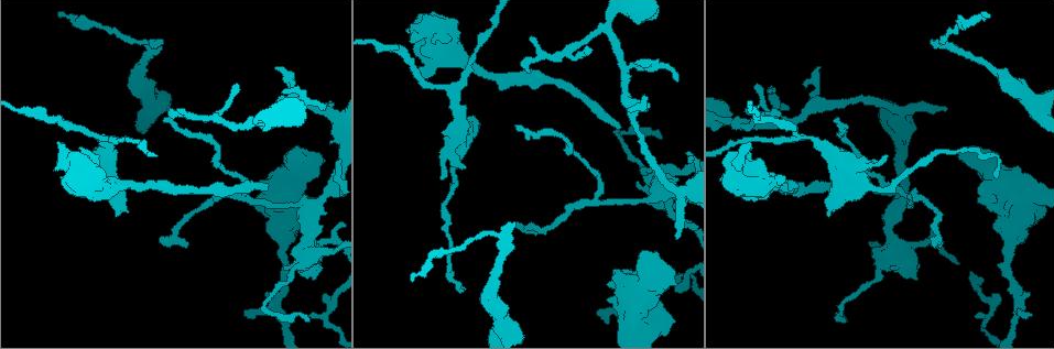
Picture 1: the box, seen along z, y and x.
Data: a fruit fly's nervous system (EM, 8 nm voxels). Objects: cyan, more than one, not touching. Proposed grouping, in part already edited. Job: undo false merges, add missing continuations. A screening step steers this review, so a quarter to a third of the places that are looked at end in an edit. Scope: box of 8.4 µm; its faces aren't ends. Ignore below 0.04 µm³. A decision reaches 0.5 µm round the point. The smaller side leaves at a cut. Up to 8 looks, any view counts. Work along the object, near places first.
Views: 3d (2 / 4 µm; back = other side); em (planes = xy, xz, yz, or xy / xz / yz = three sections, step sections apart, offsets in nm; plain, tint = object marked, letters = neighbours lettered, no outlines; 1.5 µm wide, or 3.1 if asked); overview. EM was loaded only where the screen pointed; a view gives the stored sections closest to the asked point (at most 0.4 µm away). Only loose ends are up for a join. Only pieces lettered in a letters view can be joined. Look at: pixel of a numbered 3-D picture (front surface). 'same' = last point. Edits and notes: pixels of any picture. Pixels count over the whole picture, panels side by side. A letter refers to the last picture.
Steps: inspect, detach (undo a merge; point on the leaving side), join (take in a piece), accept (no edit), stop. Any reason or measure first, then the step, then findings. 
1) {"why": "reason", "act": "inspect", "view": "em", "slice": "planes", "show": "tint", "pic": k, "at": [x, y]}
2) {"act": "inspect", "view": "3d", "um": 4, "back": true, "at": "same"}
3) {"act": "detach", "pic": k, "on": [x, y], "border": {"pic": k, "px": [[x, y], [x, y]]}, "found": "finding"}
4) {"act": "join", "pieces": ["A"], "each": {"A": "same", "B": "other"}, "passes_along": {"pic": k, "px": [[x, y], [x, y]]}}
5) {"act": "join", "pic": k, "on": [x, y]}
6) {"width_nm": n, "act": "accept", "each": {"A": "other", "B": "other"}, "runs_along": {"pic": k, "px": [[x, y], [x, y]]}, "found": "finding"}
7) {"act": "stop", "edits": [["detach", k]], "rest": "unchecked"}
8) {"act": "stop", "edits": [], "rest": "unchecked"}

{"why": "an open end", "act": "inspect", "view": "em", "slice": "yz", "step": 4, "show": "letters", "pic": 1, "at": [324, 110]}

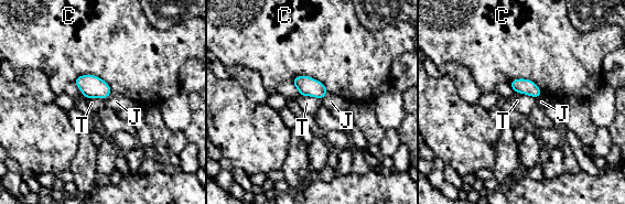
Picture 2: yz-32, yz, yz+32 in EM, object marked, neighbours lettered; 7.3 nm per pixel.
{"act": "inspect", "view": "em", "slice": "planes", "show": "letters", "at": "same"}

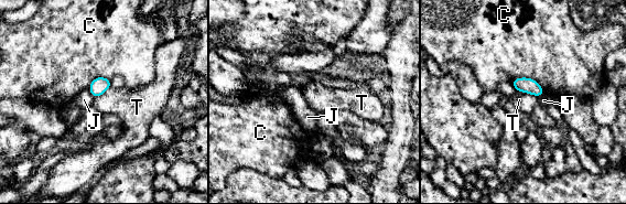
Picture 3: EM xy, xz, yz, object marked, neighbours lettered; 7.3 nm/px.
{"act": "accept", "each": {"C": "other", "J": "other", "T": "other"}, "border": {"pic": 3, "px": [[517, 90], [530, 93], [538, 97]]}, "found": "no lettered piece goes on from it"}

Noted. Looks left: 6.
{"why": "tapers out", "act": "inspect", "view": "3d", "um": 4, "pic": 1, "at": [930, 41]}

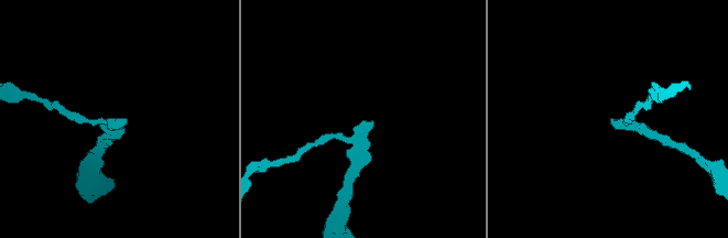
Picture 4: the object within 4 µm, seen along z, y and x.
{"why": "now the EM", "act": "inspect", "view": "em", "slice": "planes", "show": "letters", "pic": 4, "at": [611, 119]}

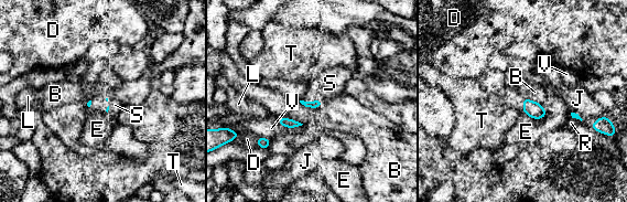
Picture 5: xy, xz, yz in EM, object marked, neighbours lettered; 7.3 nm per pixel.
{"act": "join", "pieces": ["S"], "each": {"B": "other", "D": "other", "E": "other", "J": "other", "L": "other", "R": "other", "S": "same", "T": "other", "V": "other"}, "found": "it goes on there"}

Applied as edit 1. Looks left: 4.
{"act": "inspect", "view": "overview"}

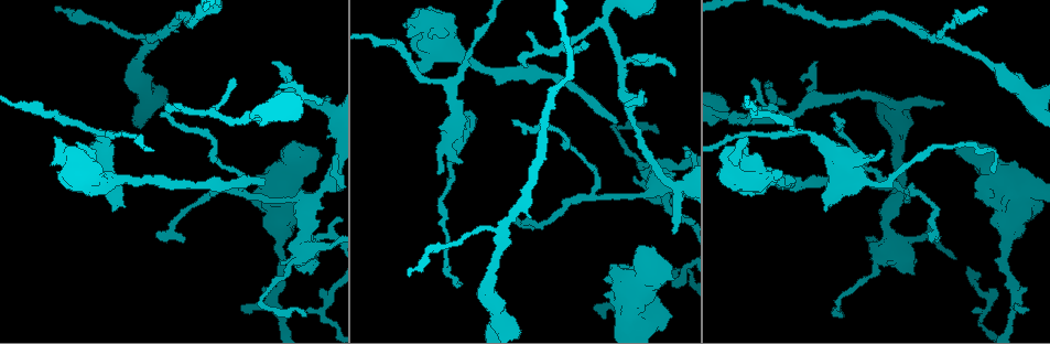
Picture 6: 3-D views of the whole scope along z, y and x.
{"act": "inspect", "view": "3d", "um": 4, "pic": 6, "at": [418, 63]}

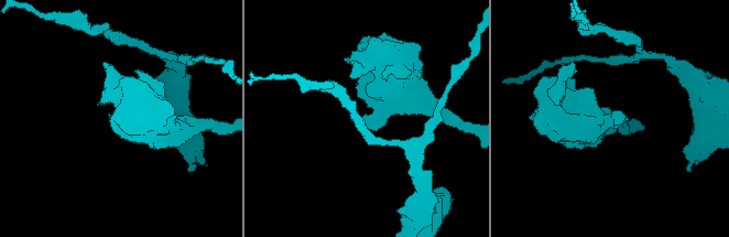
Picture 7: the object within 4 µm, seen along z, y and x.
{"why": "now the EM", "act": "inspect", "view": "em", "slice": "planes", "show": "letters", "pic": 7, "at": [614, 124]}

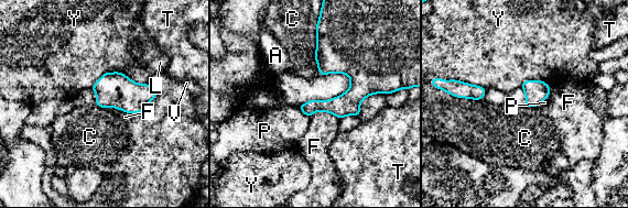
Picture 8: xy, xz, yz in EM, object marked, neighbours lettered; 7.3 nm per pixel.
{"act": "accept", "each": {"A": "other", "C": "other", "F": "other", "L": "other", "P": "other", "T": "other", "V": "other", "Y": "other"}, "border": {"pic": 8, "px": [[309, 117], [328, 111], [338, 120]]}, "found": "none of them fits"}

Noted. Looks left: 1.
{"act": "stop", "edits": [["join", 5]], "rest": "unchecked"}

